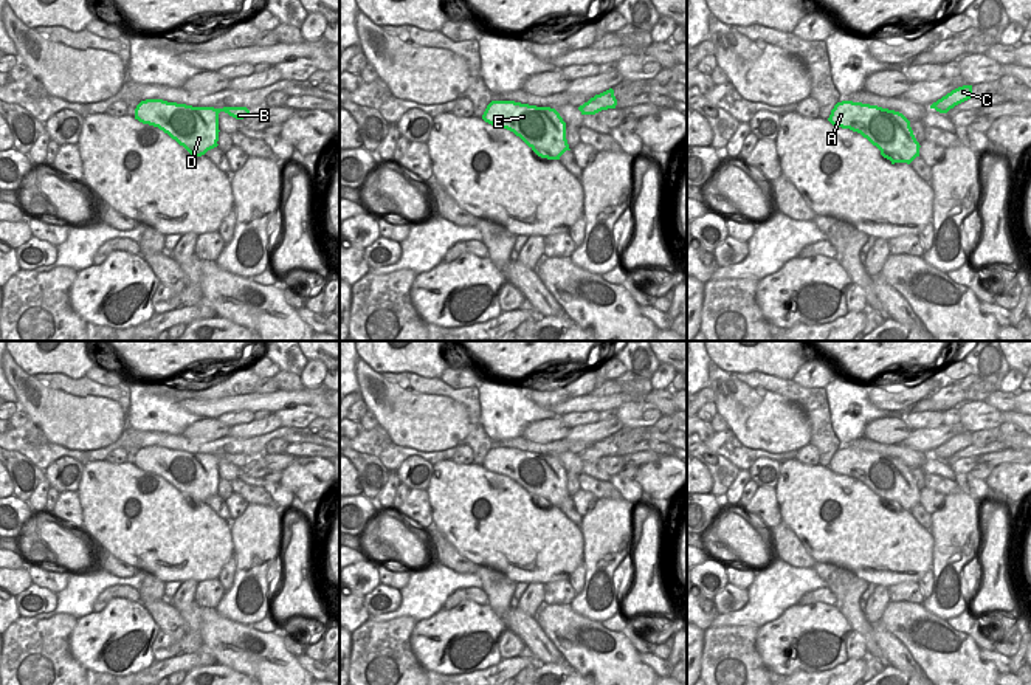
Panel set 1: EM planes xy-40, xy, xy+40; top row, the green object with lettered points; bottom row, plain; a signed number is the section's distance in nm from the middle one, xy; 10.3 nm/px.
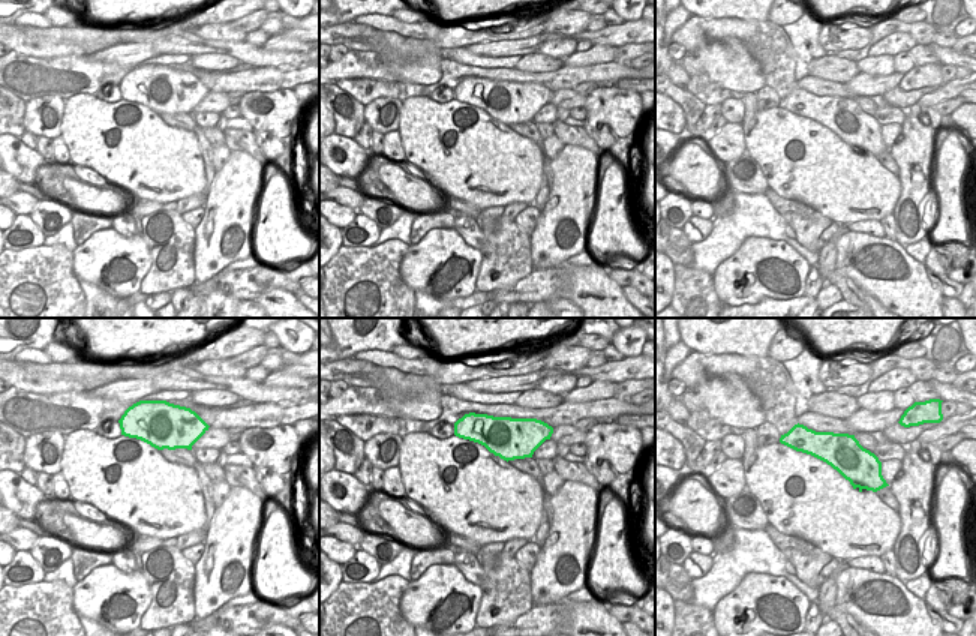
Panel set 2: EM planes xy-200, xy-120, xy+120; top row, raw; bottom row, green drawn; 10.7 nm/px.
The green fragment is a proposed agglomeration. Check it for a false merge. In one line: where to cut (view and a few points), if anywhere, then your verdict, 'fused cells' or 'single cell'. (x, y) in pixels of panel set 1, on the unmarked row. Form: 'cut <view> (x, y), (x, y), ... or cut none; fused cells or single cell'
cut xy (579, 454), (585, 461); fused cells

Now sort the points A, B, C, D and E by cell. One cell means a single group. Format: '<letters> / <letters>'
A B D E / C

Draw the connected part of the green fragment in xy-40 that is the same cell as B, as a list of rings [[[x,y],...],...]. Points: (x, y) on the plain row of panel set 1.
[[[146,446],[136,453],[135,466],[158,474],[192,504],[202,504],[219,493],[220,459],[236,466],[243,466],[250,462],[247,454],[192,454],[163,446]]]

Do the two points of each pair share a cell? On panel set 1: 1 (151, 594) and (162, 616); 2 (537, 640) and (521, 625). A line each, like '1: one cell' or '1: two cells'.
1: two cells
2: one cell

